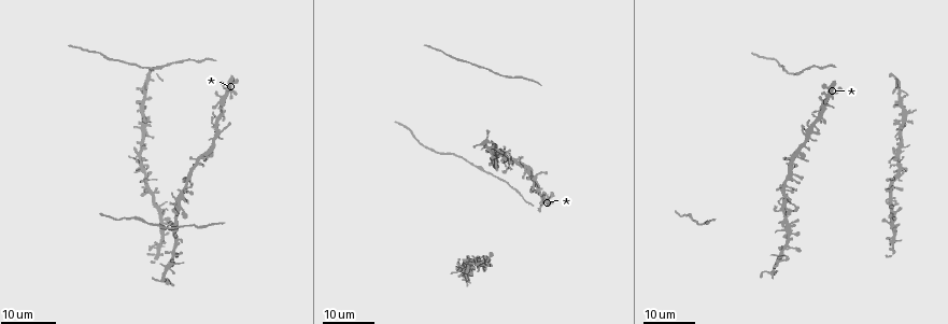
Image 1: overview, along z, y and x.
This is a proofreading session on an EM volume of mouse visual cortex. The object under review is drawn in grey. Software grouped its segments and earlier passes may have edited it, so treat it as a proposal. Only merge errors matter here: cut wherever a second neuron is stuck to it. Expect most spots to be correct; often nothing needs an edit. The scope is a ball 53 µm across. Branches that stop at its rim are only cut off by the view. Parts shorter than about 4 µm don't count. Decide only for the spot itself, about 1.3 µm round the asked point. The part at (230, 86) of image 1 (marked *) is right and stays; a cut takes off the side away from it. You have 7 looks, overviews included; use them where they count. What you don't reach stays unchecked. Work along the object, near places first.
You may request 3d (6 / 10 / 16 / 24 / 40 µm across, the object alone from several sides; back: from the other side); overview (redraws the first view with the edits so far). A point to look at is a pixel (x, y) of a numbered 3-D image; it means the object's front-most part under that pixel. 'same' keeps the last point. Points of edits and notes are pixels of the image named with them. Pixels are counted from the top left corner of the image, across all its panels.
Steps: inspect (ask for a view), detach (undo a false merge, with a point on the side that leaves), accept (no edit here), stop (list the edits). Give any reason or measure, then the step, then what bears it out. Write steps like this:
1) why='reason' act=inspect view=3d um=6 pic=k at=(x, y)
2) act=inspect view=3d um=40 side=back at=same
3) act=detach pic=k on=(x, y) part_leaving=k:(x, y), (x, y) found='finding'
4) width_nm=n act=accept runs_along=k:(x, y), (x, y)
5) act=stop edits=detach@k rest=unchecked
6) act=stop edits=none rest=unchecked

why='calibre changes' act=inspect view=3d um=16 pic=1 at=(155, 70)

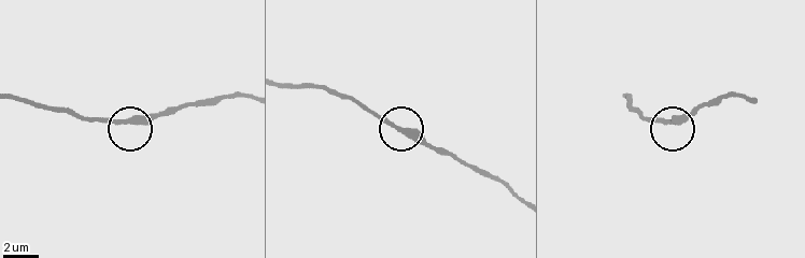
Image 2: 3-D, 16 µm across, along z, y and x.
act=inspect view=3d um=10 pic=2 at=(396, 126)

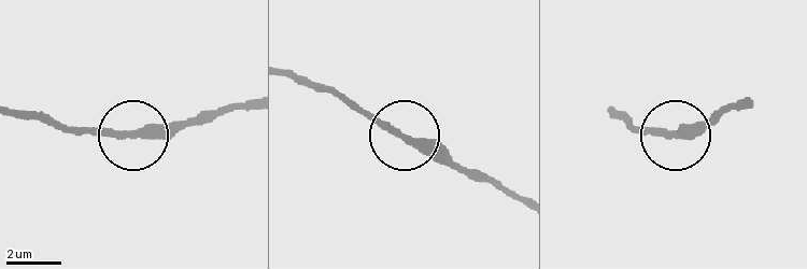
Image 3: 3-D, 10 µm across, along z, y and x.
act=accept found='all the same neuron'

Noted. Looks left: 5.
why='thin arm on a thick one' act=inspect view=3d um=16 pic=1 at=(173, 254)

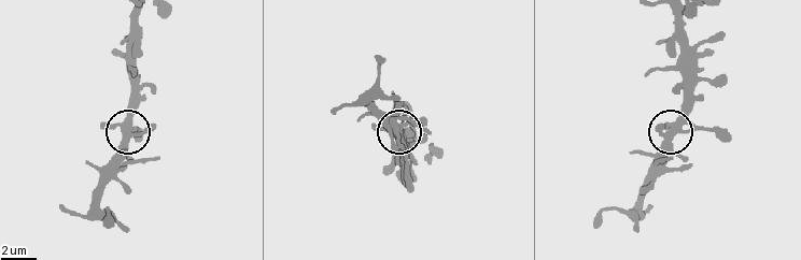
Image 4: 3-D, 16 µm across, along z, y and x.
act=inspect view=3d um=10 pic=4 at=(129, 130)

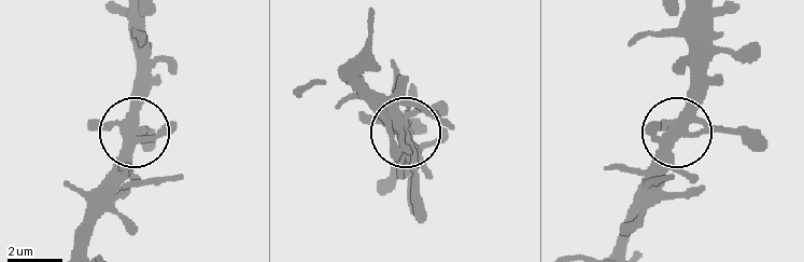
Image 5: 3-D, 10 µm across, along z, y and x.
act=accept runs_along=5:(689, 16), (689, 100), (679, 133), (749, 127) found='continuous, no second neuron'

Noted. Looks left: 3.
why='thick turns thin' act=inspect view=3d um=16 pic=1 at=(163, 220)

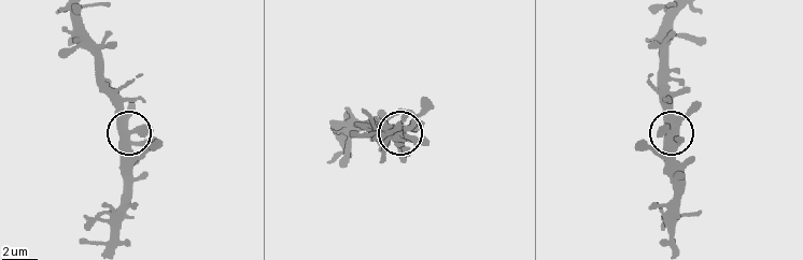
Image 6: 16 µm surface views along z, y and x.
act=inspect view=3d um=10 pic=6 at=(672, 139)

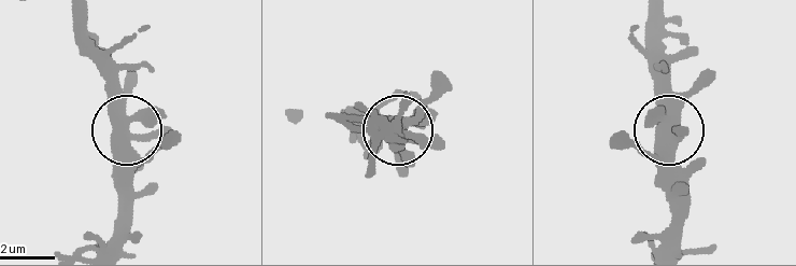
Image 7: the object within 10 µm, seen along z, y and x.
act=inspect view=3d um=6 pic=7 at=(668, 127)

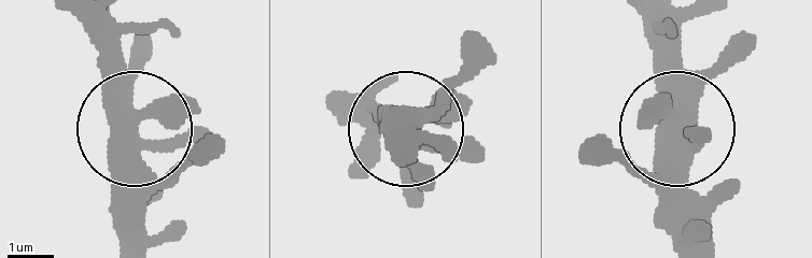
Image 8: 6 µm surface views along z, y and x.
act=accept runs_along=8:(353, 116), (400, 128) found='all the same neuron'

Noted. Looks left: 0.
act=stop edits=none rest=unchecked

